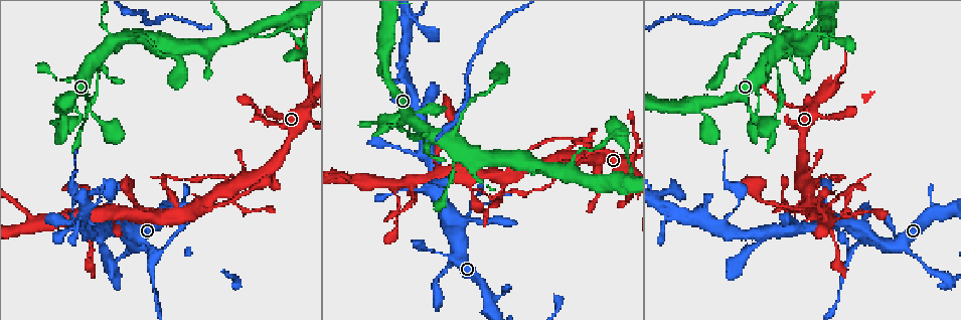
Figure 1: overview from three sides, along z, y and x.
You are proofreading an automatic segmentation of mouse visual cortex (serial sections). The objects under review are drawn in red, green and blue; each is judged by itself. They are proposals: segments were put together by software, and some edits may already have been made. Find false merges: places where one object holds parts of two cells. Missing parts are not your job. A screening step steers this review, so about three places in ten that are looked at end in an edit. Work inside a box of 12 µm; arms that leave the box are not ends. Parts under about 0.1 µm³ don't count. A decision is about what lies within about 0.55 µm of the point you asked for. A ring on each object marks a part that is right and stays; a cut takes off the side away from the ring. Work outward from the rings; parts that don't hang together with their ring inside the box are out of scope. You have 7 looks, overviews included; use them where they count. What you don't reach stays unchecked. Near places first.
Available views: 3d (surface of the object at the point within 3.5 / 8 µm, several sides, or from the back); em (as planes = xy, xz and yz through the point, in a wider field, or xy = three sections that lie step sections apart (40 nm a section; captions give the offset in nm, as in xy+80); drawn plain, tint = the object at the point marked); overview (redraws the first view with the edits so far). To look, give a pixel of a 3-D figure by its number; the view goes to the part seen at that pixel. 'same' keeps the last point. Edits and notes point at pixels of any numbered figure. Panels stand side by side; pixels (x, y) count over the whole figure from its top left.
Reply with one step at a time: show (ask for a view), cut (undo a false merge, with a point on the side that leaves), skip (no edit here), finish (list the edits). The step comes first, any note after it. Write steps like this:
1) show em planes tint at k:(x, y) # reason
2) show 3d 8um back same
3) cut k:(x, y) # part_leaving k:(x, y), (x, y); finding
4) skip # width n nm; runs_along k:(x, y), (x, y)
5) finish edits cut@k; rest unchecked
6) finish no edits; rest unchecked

show 3d 3.5um at 1:(465, 220) # four arms meet

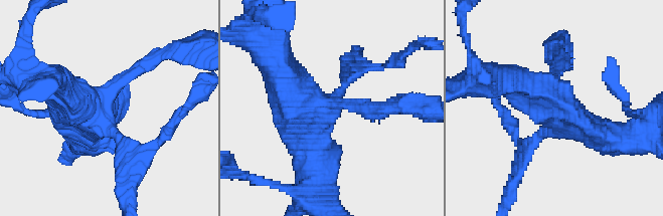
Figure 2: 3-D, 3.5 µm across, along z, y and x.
show em xy step 3 tint at 2:(551, 123) # arms 4; arm_widths 150, 150, 450, 500 nm; now the EM

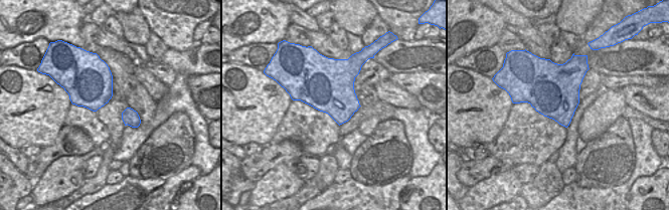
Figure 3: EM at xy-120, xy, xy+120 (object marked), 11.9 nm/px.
cut 2:(518, 162) # part_leaving 2:(538, 137), (517, 165), (505, 204); a second cell is stuck on

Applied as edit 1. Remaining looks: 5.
show 3d 3.5um at 1:(130, 194) # thick turns thin

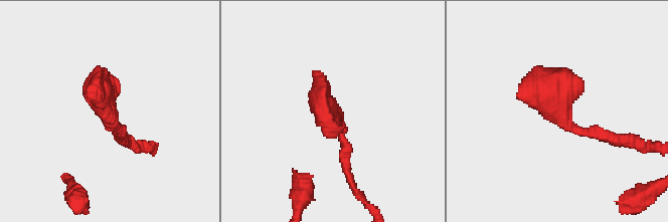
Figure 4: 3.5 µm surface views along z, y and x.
skip # runs_along 4:(610, 138), (519, 97); one cell here

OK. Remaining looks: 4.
show 3d 3.5um at 1:(785, 35) # small branch off a trunk

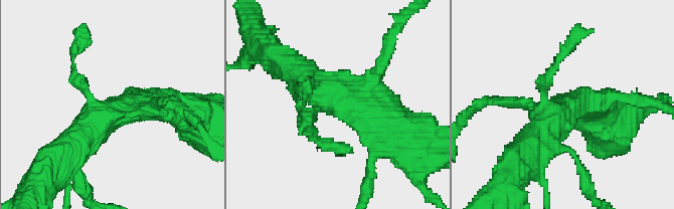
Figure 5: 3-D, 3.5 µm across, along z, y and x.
show em planes tint at 5:(125, 108)

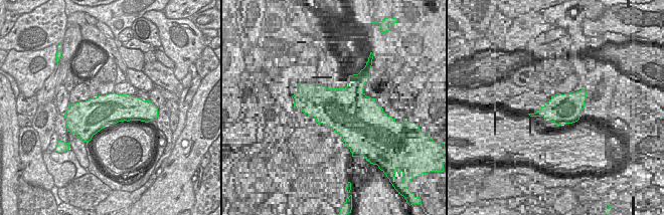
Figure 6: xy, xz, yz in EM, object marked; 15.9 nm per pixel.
show em xy step 5 tint same

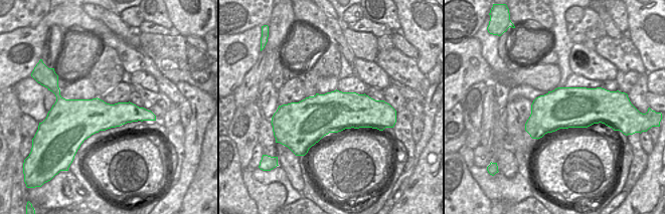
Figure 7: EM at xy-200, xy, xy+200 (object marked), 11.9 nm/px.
skip # one cell here

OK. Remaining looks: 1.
finish edits cut@2; rest unchecked

